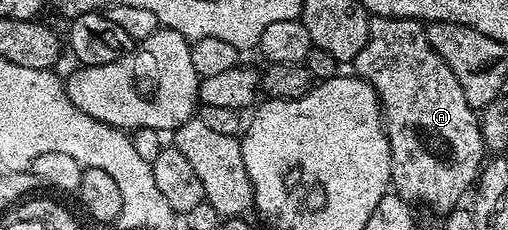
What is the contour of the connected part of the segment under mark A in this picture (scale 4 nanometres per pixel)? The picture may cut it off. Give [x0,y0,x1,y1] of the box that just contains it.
[355,16,487,214]

